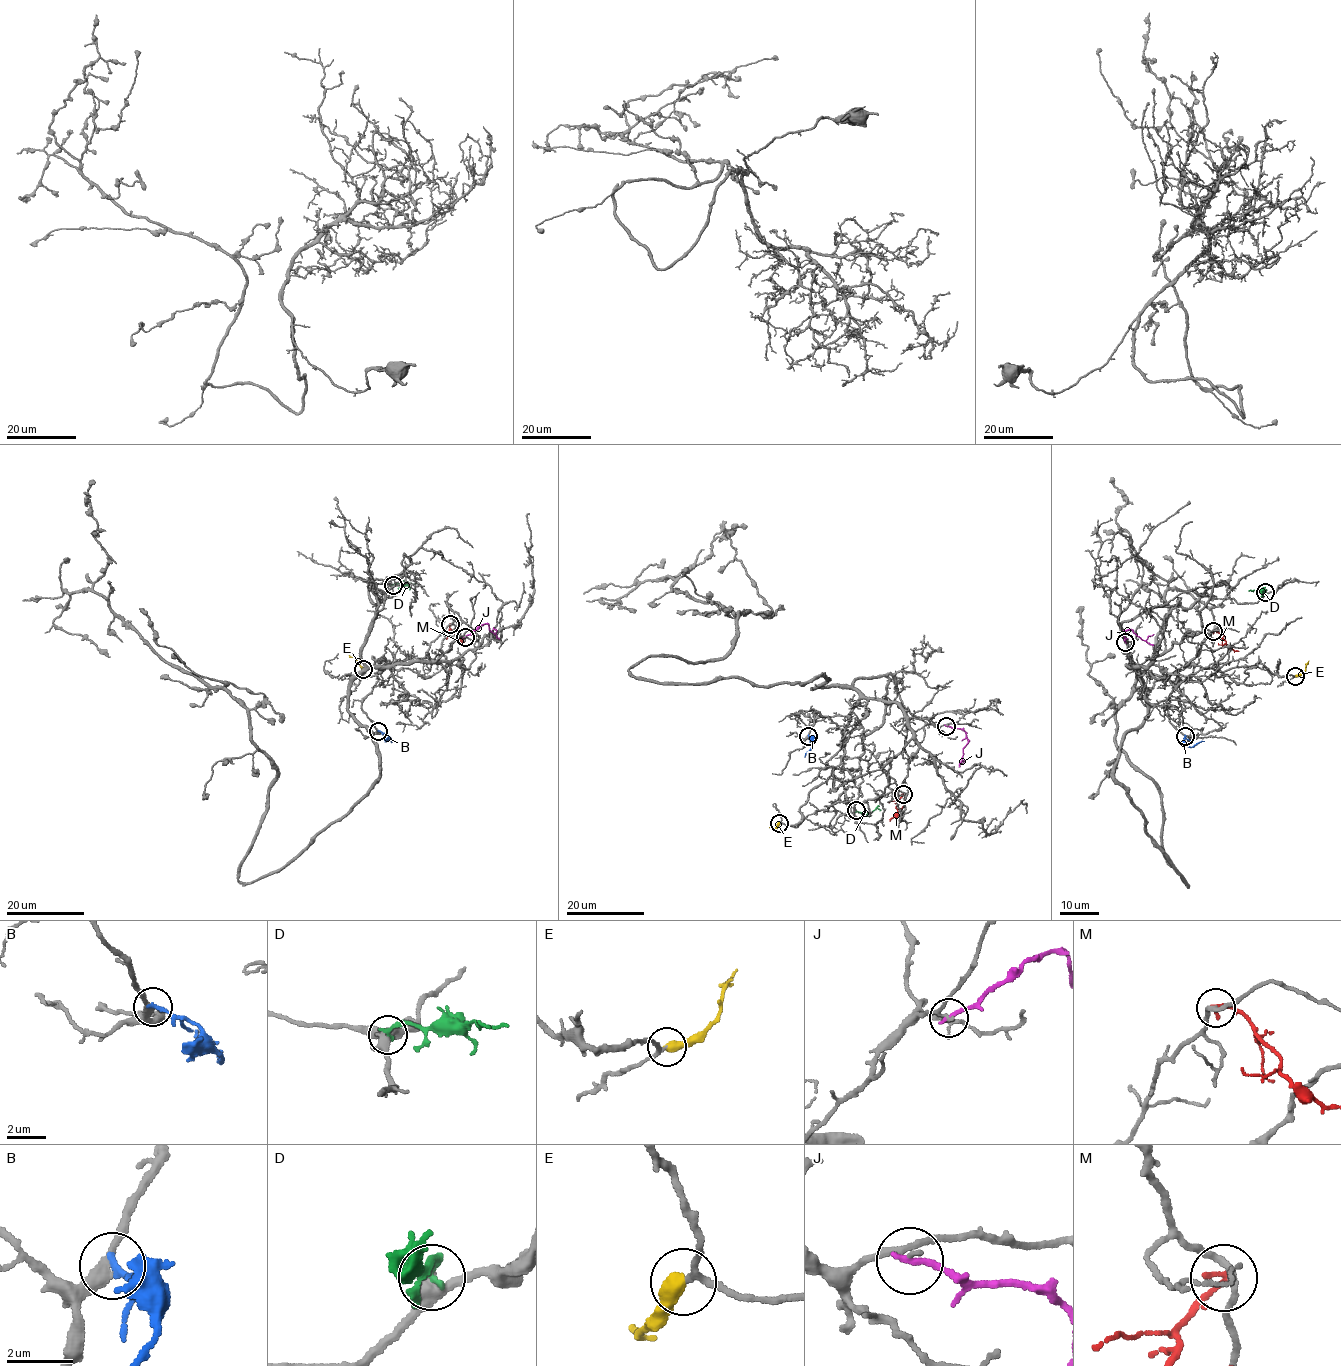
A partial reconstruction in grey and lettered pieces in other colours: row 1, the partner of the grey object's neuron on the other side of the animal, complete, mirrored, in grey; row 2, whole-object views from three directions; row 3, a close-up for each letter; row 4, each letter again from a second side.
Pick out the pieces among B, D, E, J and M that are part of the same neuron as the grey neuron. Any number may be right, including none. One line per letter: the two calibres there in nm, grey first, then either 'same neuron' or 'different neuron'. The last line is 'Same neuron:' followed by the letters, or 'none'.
B: 320 nm thick on the grey side, 220 nm on the other; different neuron
D: 380 nm thick on the grey side, 220 nm on the other; different neuron
E: 140 nm thick on the grey side, 500 nm on the other; same neuron
J: 140 nm thick on the grey side, 240 nm on the other; different neuron
M: 220 nm thick on the grey side, 200 nm on the other; different neuron
Same neuron: E

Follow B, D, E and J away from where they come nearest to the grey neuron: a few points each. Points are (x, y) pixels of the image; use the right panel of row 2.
B: (1185, 736), (1187, 746), (1204, 741)
D: (1265, 592), (1251, 590)
E: (1295, 676), (1304, 670), (1309, 661)
J: (1125, 642), (1124, 630), (1131, 630), (1144, 640), (1153, 634)

